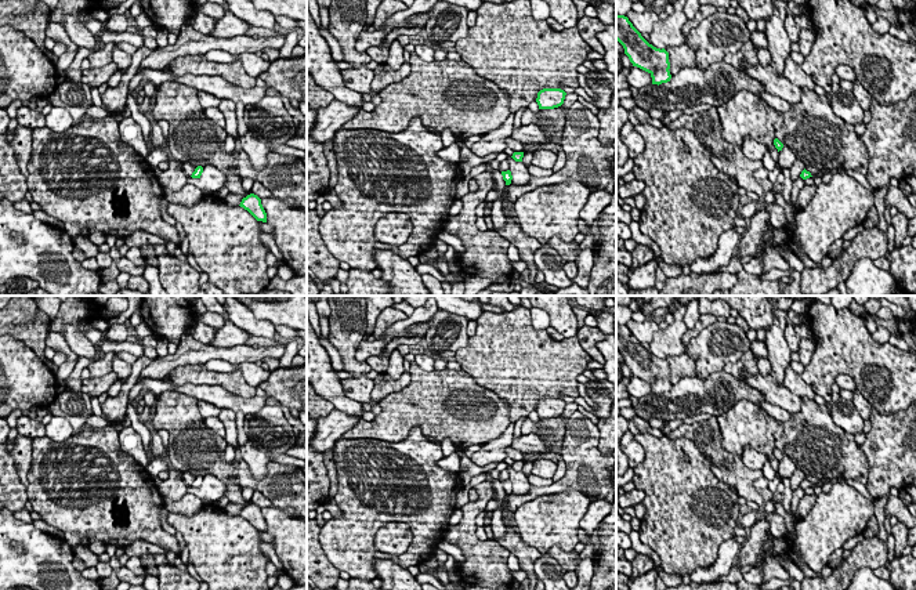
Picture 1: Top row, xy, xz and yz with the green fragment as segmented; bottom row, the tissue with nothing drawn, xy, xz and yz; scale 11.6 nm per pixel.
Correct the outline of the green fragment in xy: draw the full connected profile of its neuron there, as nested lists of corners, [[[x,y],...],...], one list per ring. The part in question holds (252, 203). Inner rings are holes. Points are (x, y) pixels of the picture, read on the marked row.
[[[247,195],[242,199],[239,206],[247,210],[257,221],[267,222],[267,213],[261,204],[261,199],[257,195]]]

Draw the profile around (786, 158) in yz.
[[[783,144],[783,148],[779,151],[779,166],[781,169],[792,169],[796,162],[793,151]]]

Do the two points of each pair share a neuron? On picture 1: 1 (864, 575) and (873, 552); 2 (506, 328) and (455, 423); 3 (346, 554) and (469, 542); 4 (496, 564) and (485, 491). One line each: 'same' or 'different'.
1: different
2: different
3: different
4: same

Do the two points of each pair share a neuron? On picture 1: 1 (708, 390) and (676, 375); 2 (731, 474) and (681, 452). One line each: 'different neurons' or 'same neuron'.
1: different neurons
2: different neurons

